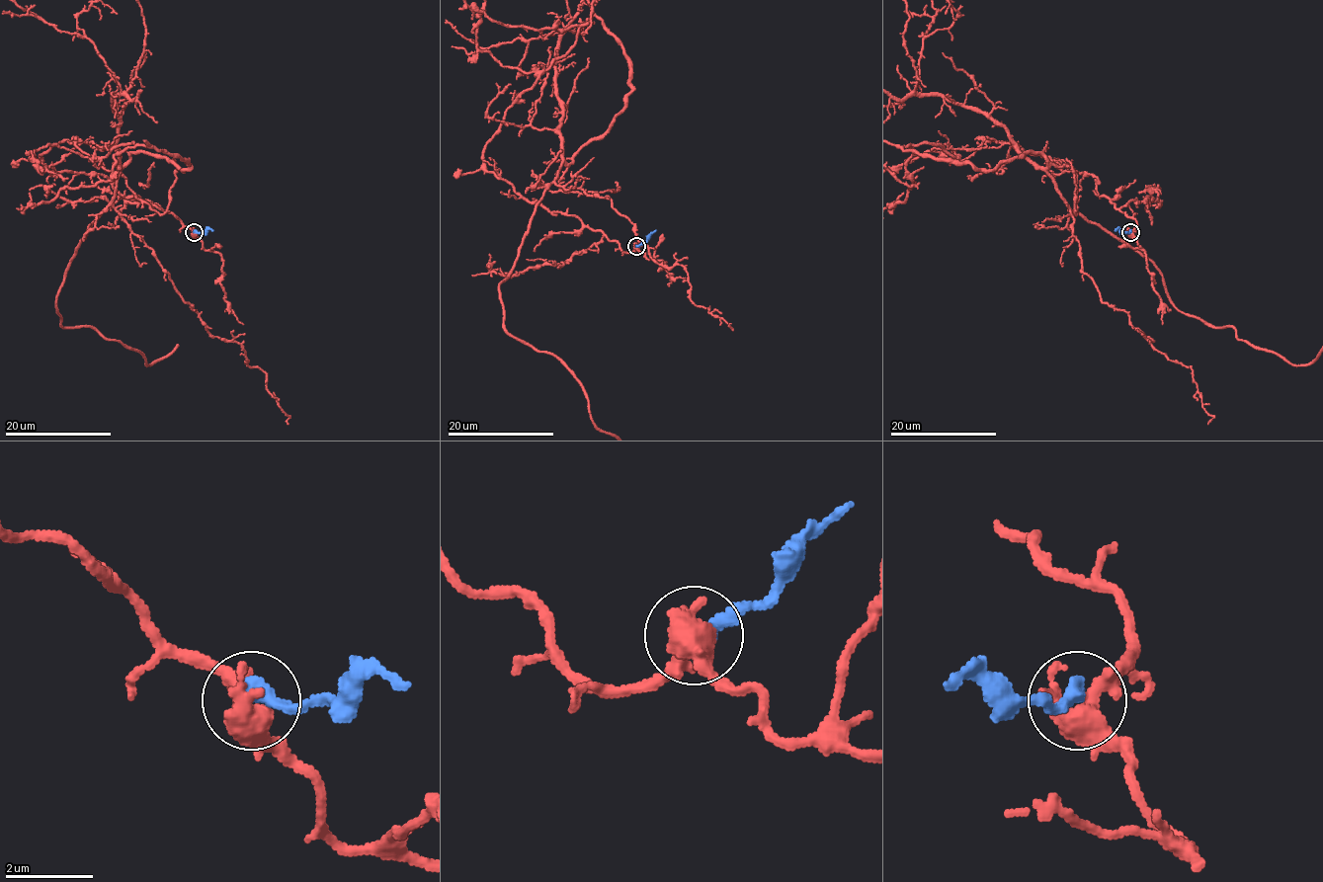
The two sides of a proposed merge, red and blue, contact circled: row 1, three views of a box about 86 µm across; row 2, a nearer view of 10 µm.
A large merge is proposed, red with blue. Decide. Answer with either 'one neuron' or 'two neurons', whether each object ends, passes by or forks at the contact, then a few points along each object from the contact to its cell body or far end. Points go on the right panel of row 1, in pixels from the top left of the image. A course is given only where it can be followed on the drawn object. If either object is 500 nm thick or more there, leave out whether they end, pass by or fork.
two neurons; red forks there; blue ends there; blue runs (1130, 232), (1115, 230)

